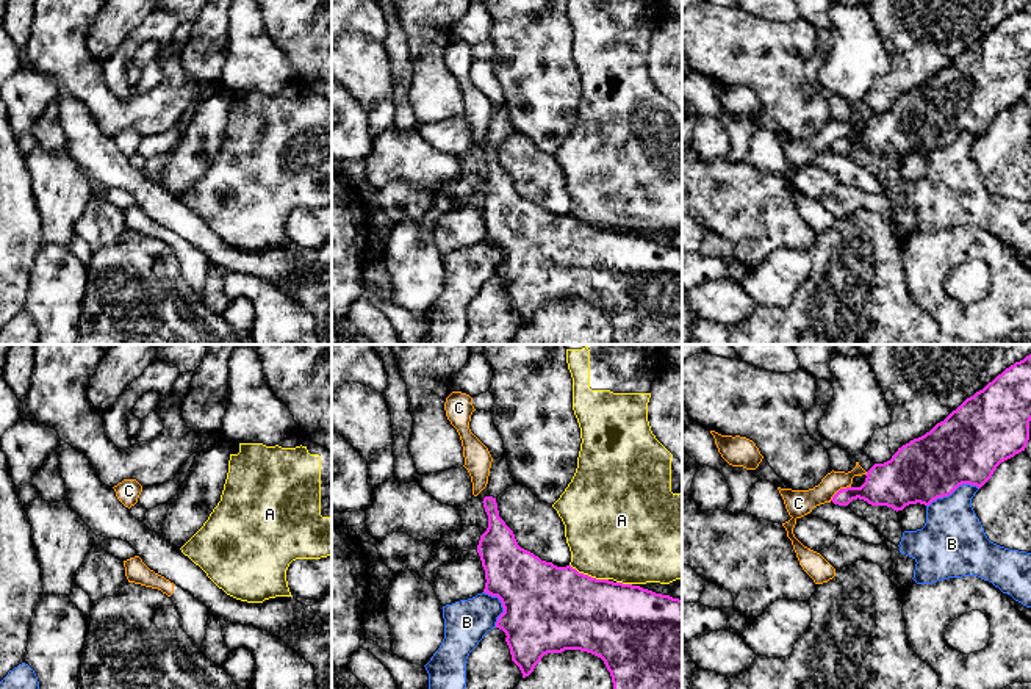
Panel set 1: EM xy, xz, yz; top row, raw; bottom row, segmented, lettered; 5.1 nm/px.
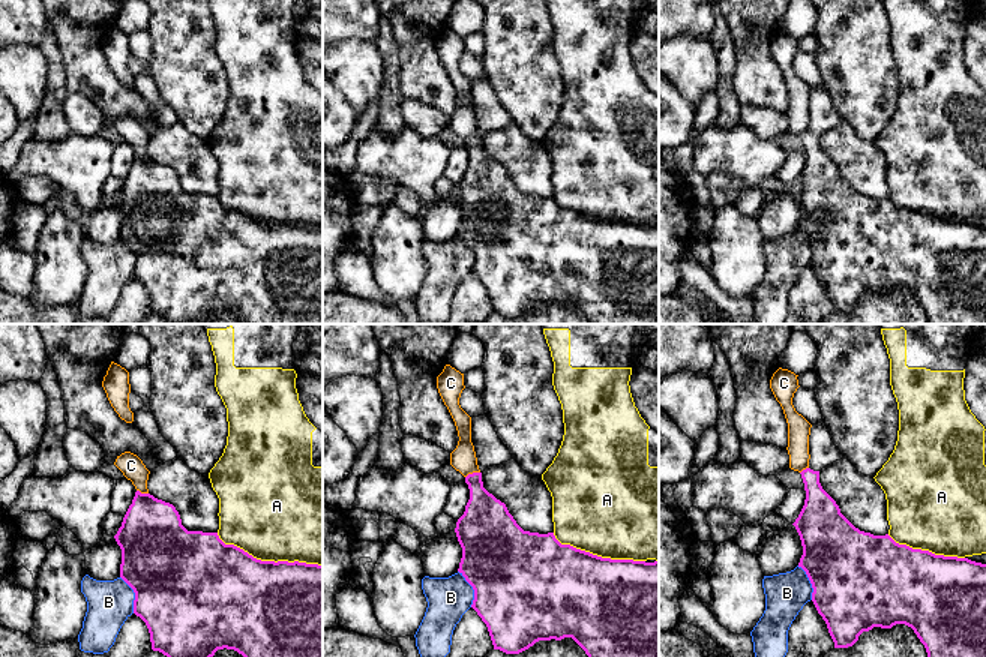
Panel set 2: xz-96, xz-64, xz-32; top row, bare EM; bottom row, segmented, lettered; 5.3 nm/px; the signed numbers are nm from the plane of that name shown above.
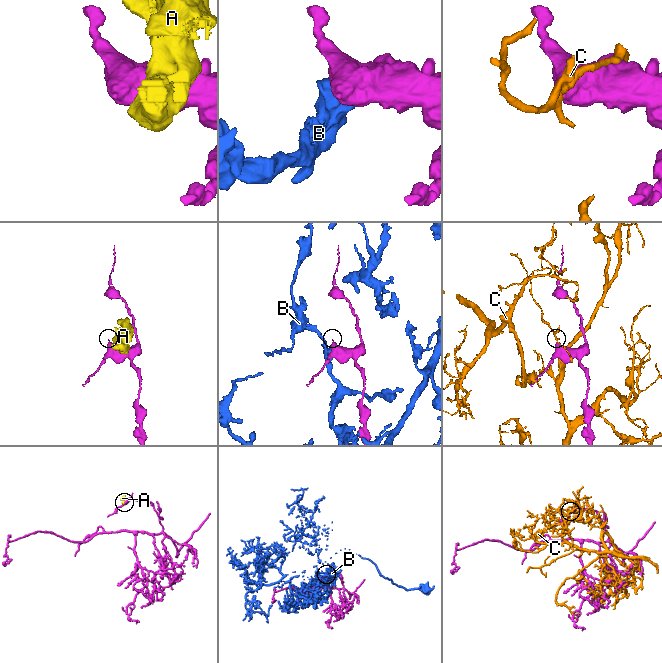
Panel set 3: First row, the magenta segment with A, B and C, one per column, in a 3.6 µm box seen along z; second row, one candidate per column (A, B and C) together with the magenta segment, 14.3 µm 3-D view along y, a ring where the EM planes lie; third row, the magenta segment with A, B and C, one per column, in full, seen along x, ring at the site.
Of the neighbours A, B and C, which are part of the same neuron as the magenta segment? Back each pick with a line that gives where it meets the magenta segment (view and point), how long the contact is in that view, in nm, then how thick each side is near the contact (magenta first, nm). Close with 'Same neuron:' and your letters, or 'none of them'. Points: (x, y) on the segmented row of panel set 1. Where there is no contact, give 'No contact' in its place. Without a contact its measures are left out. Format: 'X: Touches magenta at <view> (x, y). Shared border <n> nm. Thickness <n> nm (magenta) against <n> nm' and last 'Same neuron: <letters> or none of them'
Same neuron: none of them

